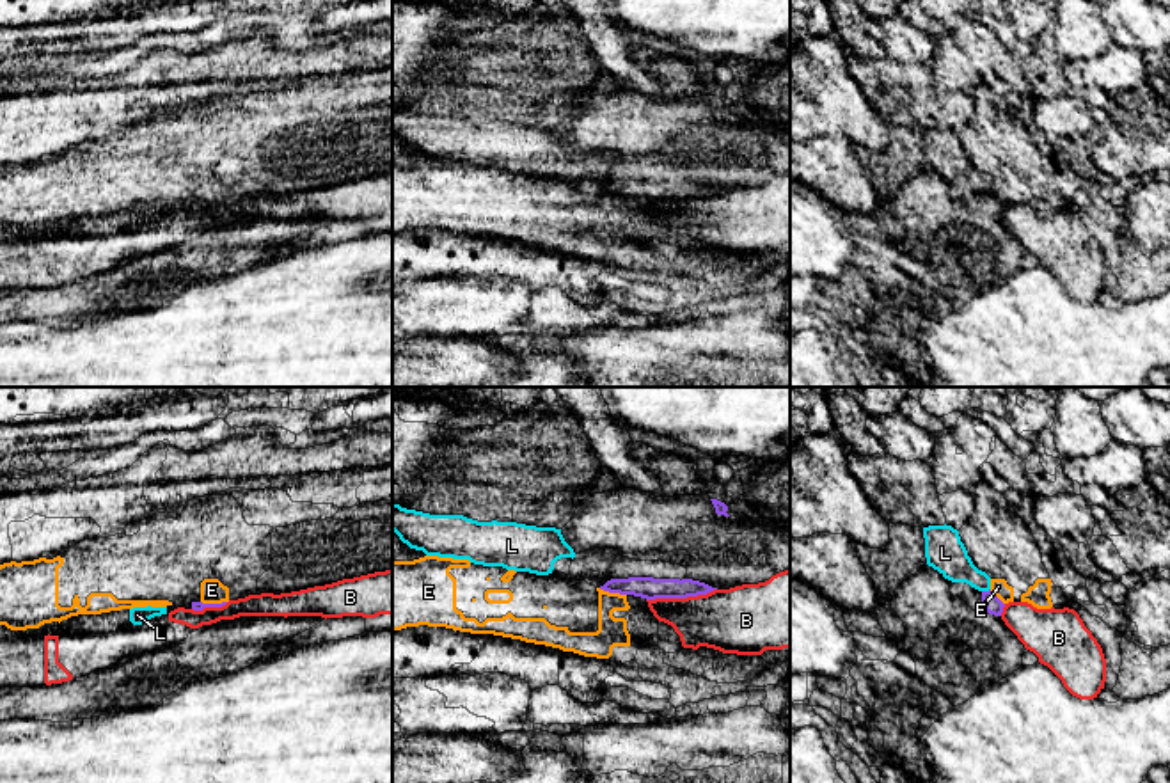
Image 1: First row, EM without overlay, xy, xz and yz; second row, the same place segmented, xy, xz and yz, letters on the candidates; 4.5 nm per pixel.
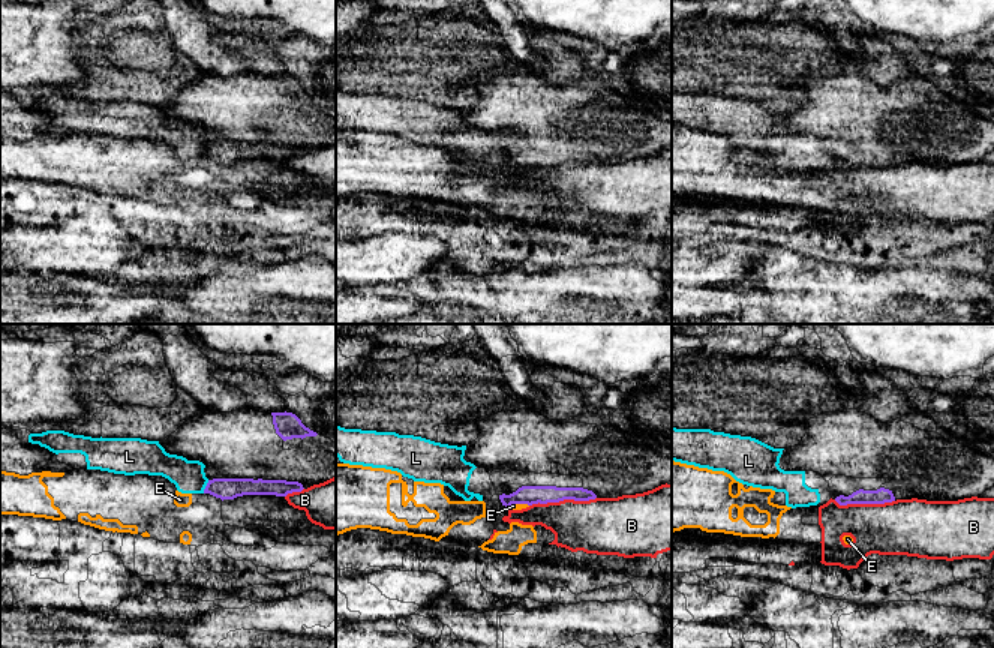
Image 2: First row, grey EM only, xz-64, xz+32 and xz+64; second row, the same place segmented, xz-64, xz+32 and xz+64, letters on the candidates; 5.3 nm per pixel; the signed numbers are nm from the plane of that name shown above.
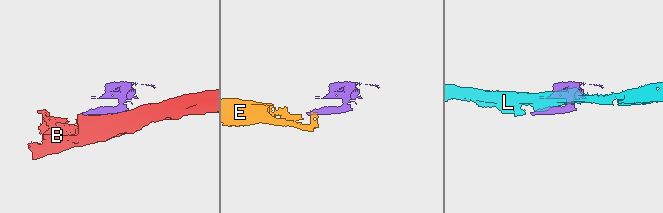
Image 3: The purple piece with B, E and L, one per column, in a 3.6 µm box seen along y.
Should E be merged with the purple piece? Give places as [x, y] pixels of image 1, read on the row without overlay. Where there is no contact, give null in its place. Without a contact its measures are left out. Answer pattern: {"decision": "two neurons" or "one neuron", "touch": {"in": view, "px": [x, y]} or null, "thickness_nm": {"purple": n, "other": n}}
{"decision": "two neurons", "touch": {"in": "xz", "px": [613, 194]}, "thickness_nm": {"purple": 100, "other": 130}}

